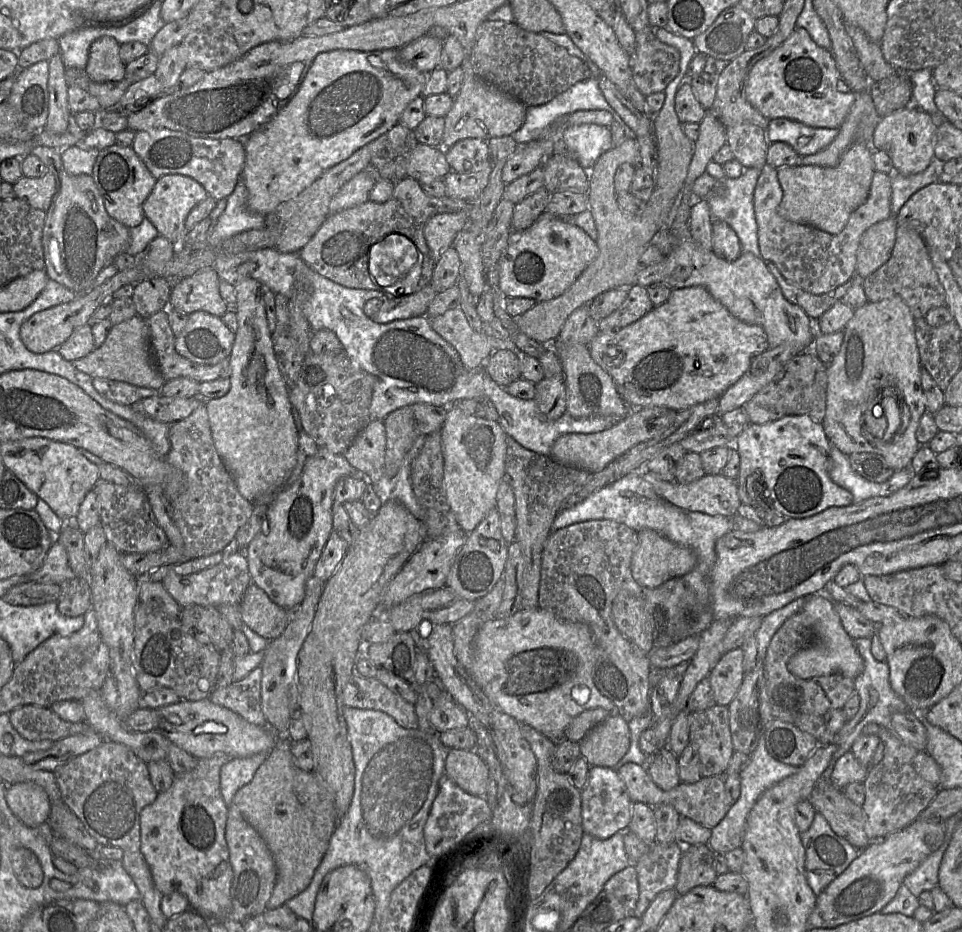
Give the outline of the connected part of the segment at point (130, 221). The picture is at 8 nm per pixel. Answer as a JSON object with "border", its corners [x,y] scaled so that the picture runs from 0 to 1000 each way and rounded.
{"border":[[[116,156],[105,161],[96,190],[107,212],[109,224],[117,235],[134,246],[148,239],[151,234],[149,219],[164,192],[157,187],[137,157]]]}

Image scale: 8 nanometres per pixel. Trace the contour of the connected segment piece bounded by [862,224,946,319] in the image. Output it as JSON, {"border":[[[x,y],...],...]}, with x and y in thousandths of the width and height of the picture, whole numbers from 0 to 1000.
{"border":[[[937,240],[932,245],[930,263],[924,279],[896,302],[902,324],[936,319],[945,329],[949,340],[962,340],[972,329],[983,327],[983,315],[970,286],[966,268],[952,247]]]}

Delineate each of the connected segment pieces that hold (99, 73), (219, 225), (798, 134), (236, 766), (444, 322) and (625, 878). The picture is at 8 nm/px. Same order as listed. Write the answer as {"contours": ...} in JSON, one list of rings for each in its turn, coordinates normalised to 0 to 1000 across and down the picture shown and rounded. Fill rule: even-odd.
{"contours":[[[[112,39],[99,43],[94,49],[93,62],[87,75],[98,88],[129,86],[131,72],[125,62],[125,47]]],[[[249,191],[236,212],[235,222],[226,237],[219,236],[215,247],[216,262],[227,264],[245,251],[275,246],[275,232],[262,227],[257,221],[258,205]]],[[[817,127],[799,129],[796,137],[799,153],[817,153],[834,168],[859,159],[871,143],[872,137],[847,137]]],[[[271,807],[255,813],[241,813],[230,824],[229,849],[237,866],[245,850],[262,837],[278,810],[278,807]]],[[[478,329],[447,341],[447,348],[451,355],[475,376],[486,396],[501,394],[509,380],[519,374],[514,371],[516,363],[496,356],[489,350]]],[[[655,928],[638,938],[628,950],[627,956],[637,959],[652,980],[658,981],[664,962],[661,929]]]]}

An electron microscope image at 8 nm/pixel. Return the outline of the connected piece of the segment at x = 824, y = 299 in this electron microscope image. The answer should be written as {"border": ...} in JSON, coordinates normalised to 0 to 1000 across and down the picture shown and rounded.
{"border":[[[795,280],[800,293],[806,297],[815,319],[831,329],[845,343],[849,343],[857,335],[878,317],[886,307],[886,298],[879,304],[857,315],[844,315],[817,300],[805,282]]]}

